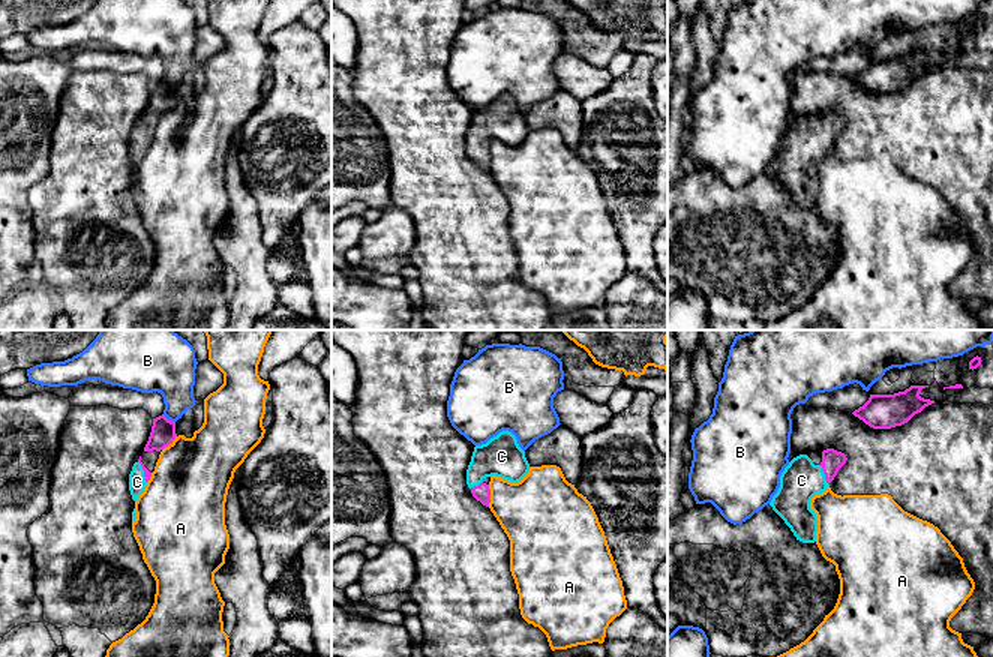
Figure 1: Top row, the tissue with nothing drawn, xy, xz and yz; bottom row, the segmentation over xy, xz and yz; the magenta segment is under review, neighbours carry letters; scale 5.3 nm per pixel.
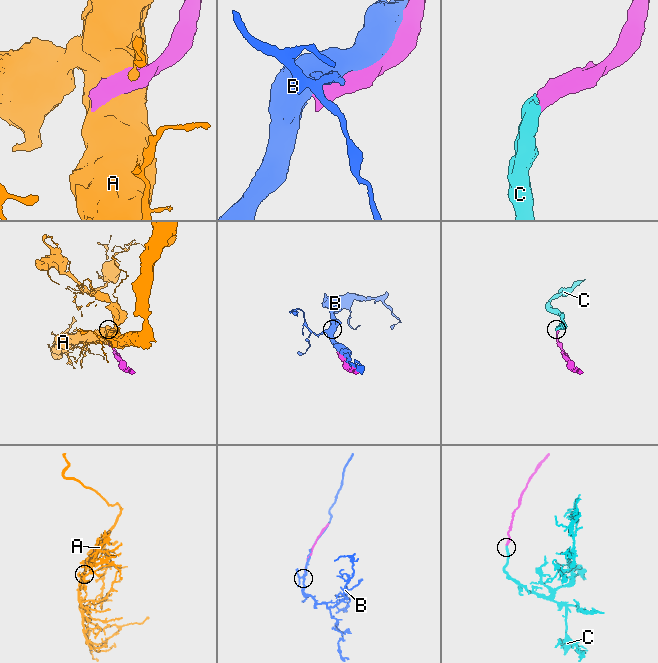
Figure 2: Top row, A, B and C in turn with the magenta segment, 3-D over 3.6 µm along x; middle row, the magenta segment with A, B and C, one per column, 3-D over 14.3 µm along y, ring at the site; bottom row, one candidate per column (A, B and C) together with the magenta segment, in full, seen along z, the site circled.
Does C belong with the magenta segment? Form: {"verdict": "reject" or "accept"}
{"verdict": "accept"}

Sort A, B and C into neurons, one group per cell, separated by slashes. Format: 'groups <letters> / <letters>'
groups A / B / C

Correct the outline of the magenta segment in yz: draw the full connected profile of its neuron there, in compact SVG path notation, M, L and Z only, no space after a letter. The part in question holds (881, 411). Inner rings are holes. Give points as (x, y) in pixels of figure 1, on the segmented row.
M910 386L894 394L870 394L868 400L852 414L873 429L891 429L908 423L934 400L920 396L928 386Z

